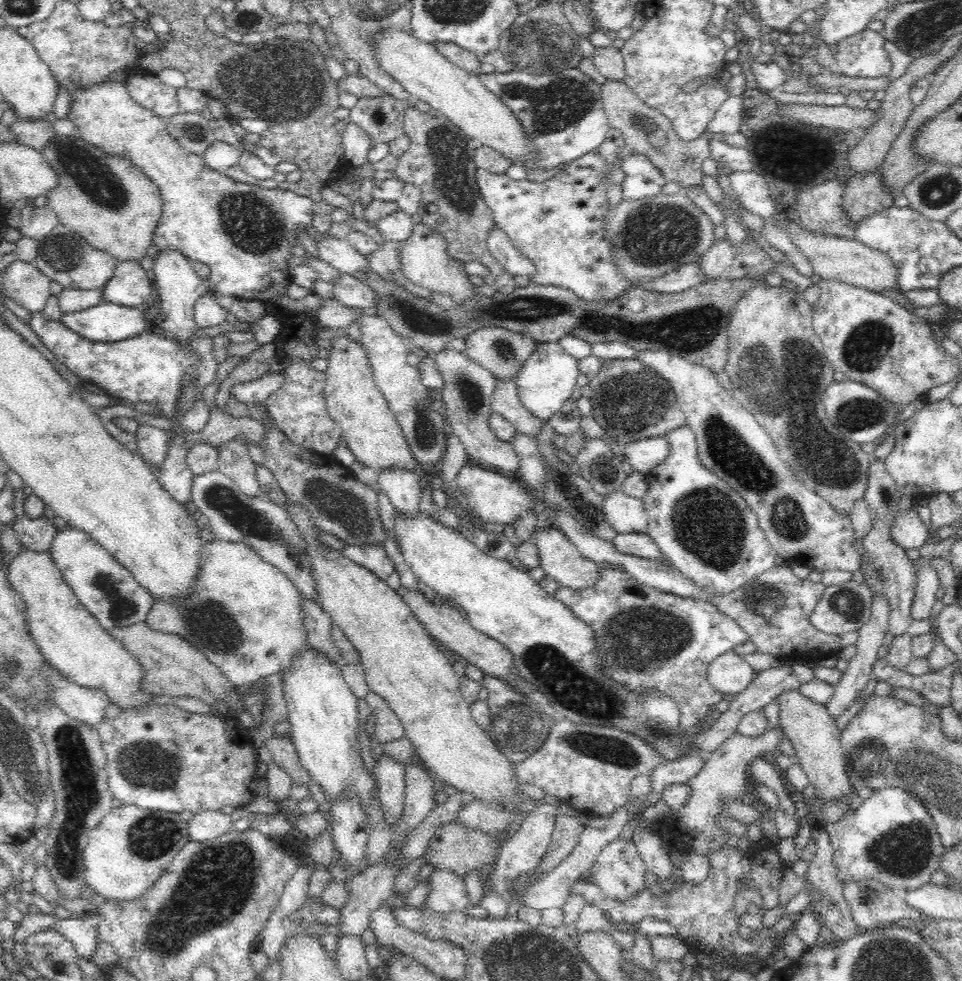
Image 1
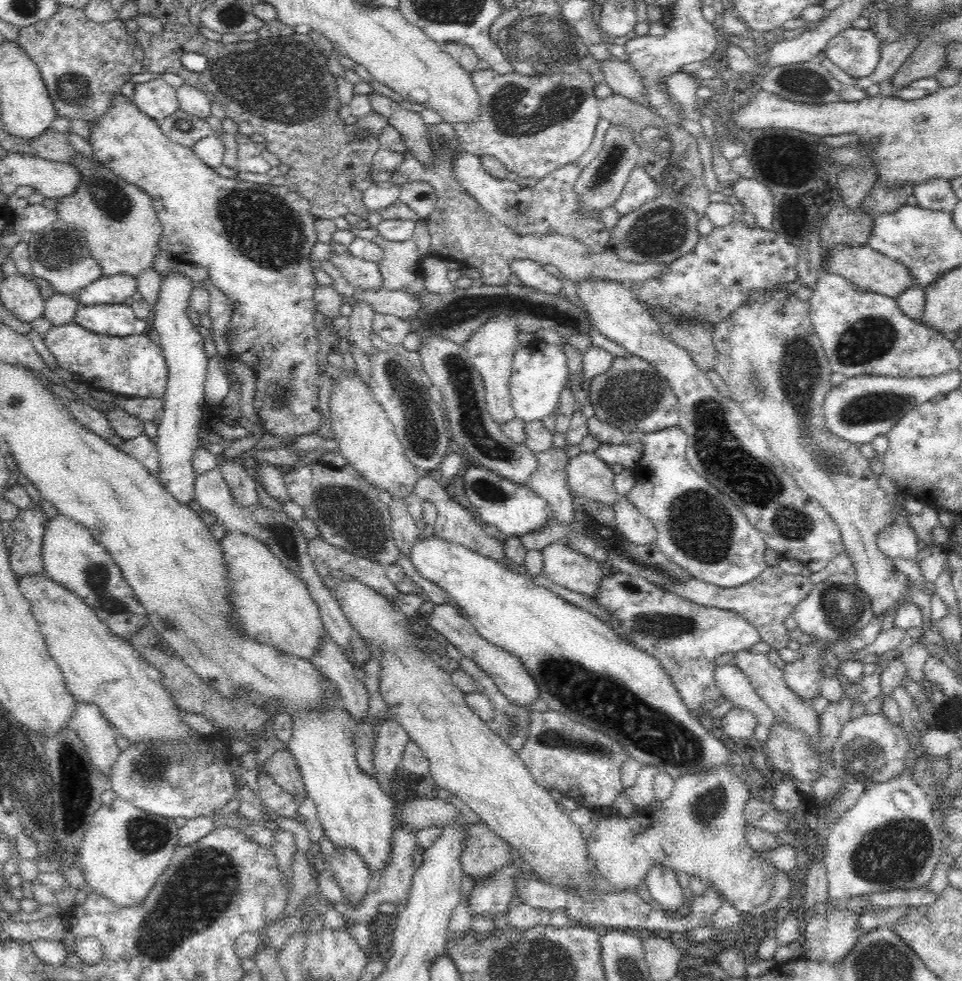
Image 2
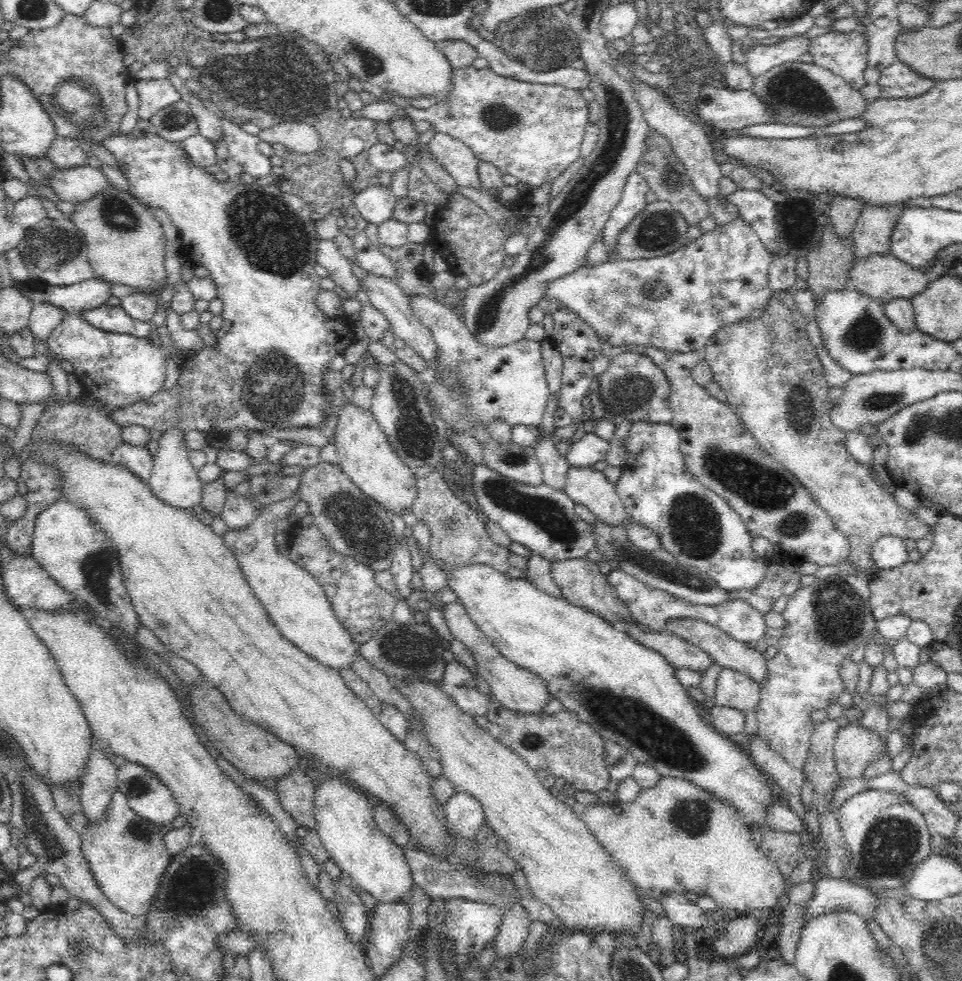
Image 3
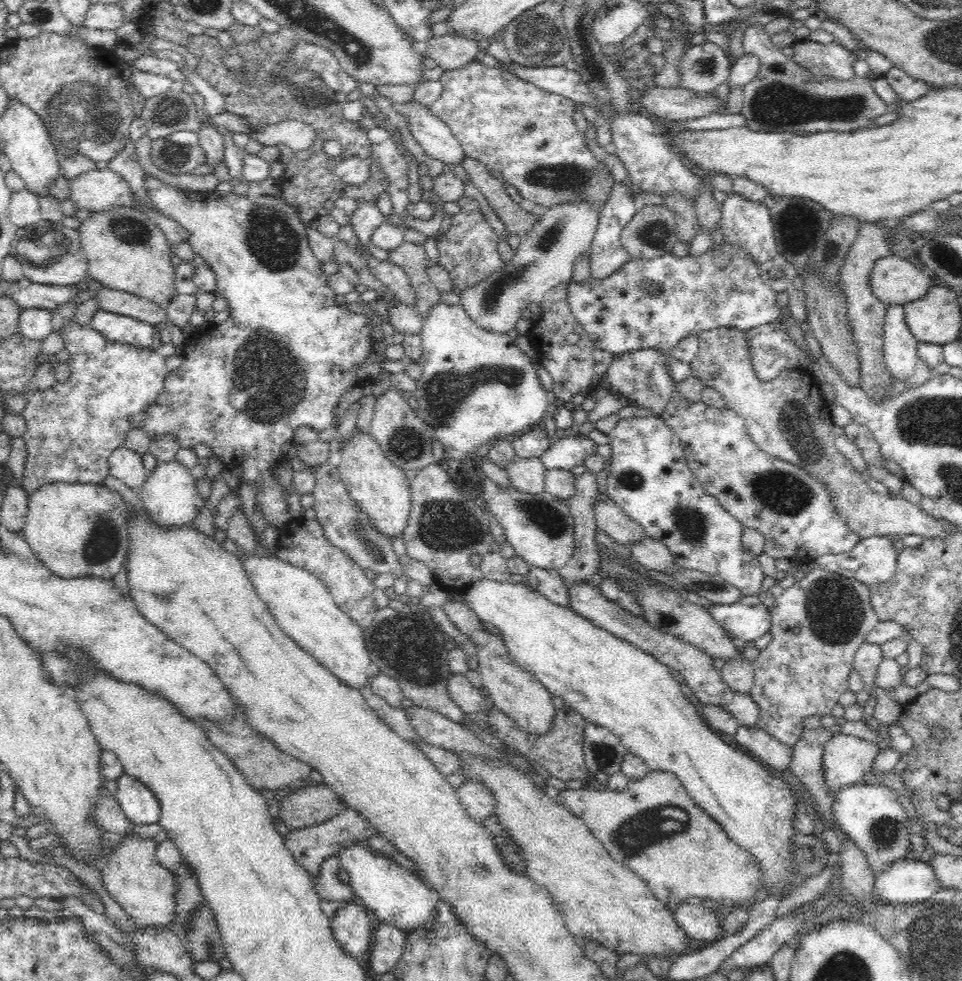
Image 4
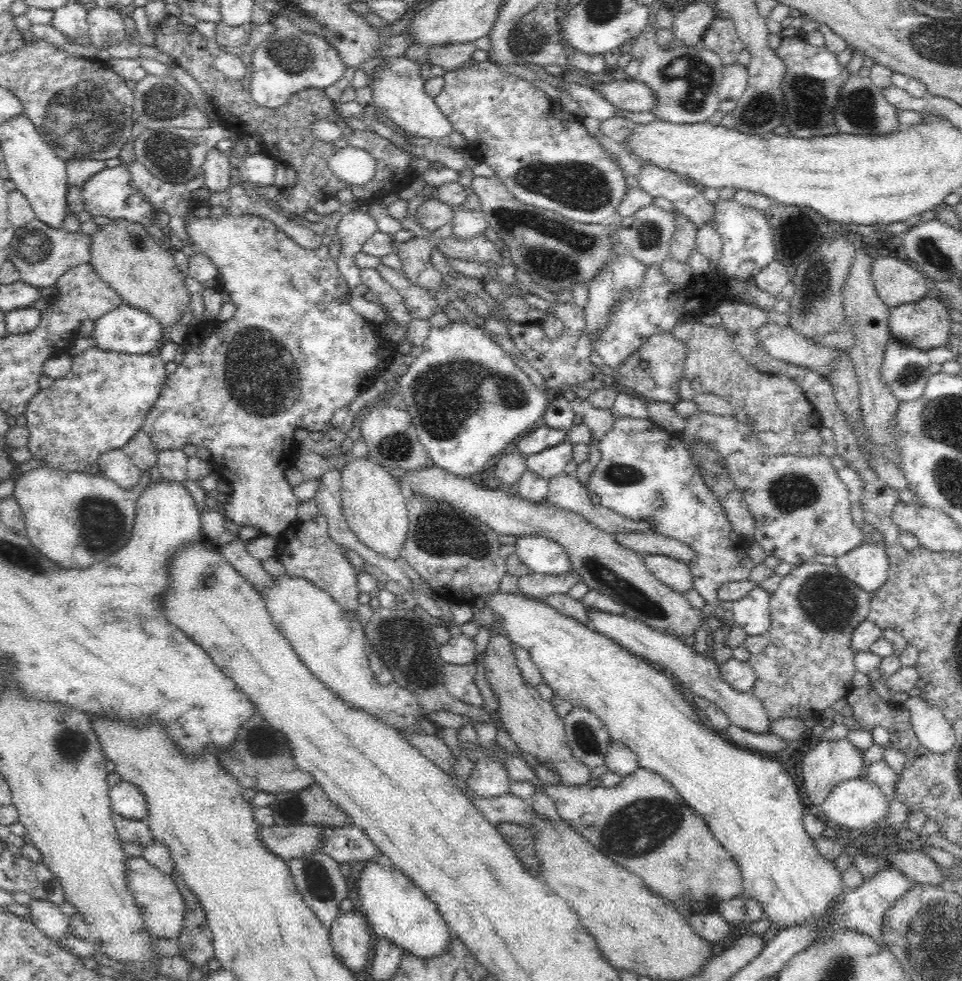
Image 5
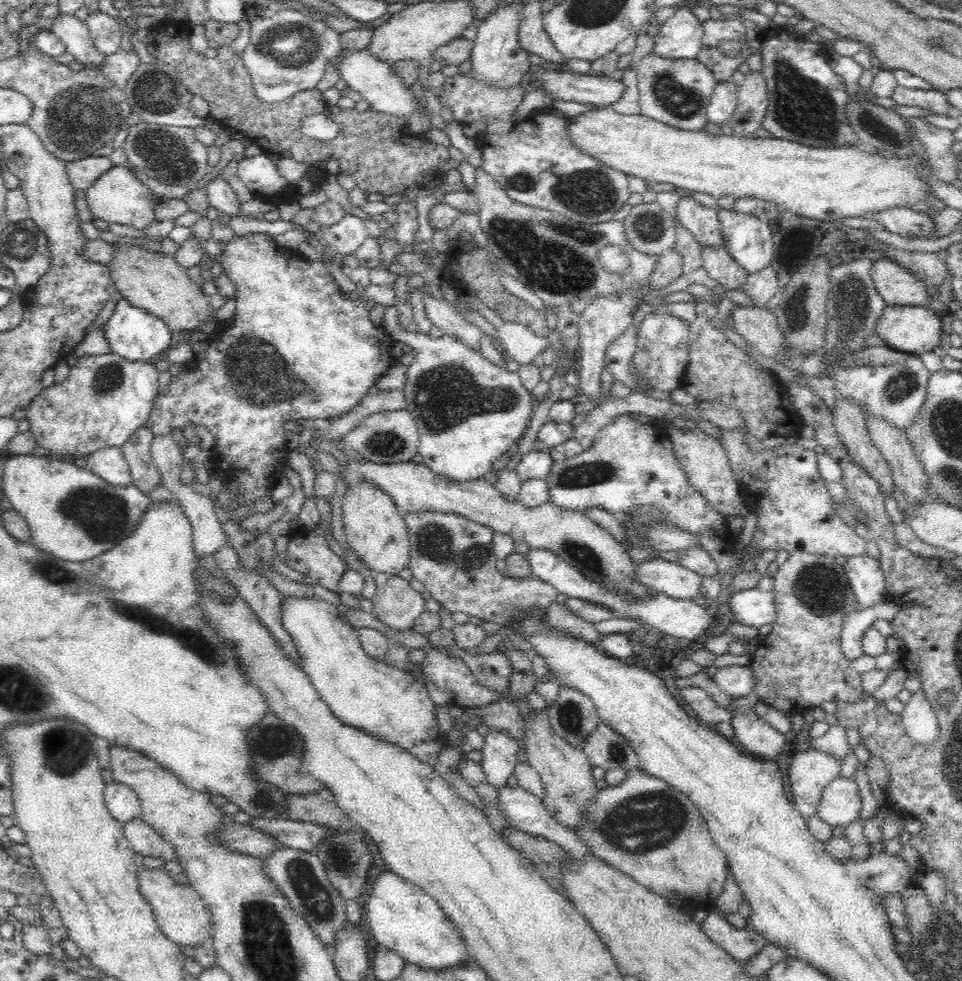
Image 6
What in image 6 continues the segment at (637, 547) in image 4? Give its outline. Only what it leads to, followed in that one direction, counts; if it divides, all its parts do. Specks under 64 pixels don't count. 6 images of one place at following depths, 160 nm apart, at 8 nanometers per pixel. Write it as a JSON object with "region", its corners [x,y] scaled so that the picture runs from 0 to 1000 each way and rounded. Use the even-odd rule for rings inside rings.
{"region":[[[682,569],[663,576],[663,592],[703,612],[719,613],[727,608],[731,589],[705,573]]]}

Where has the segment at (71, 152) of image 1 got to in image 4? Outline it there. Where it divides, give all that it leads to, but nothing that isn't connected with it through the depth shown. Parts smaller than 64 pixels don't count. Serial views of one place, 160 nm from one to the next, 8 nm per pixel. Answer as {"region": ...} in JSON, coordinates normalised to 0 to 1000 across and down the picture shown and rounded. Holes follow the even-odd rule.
{"region":[[[137,210],[96,216],[80,232],[91,268],[91,281],[116,296],[132,298],[172,312],[183,301],[175,244],[156,222]]]}

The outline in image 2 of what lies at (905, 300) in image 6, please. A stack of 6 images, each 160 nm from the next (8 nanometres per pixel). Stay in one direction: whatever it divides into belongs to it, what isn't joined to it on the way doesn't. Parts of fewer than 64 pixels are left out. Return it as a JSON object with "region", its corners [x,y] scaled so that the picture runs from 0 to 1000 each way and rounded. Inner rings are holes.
{"region":[[[869,250],[859,257],[853,255],[852,266],[854,266],[854,277],[876,281],[898,298],[932,304],[944,294],[950,292],[950,284],[940,269],[923,263],[916,257],[911,257],[902,250]]]}

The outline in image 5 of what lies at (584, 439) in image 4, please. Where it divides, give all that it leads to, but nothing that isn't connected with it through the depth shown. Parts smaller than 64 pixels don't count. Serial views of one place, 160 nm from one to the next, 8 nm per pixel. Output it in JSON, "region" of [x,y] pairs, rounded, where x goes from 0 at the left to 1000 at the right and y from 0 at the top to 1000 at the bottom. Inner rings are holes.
{"region":[[[586,449],[559,463],[549,464],[546,467],[548,478],[569,489],[576,487],[576,485],[586,482],[588,474],[595,471],[597,455],[594,451]]]}

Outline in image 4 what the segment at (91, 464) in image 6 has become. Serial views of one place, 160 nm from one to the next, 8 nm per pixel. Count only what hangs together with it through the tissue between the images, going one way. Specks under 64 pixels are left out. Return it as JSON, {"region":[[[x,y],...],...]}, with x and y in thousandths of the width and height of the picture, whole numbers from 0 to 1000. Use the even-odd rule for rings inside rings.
{"region":[[[129,455],[123,456],[113,467],[113,483],[127,489],[133,497],[146,499],[155,480],[148,472],[148,464]]]}

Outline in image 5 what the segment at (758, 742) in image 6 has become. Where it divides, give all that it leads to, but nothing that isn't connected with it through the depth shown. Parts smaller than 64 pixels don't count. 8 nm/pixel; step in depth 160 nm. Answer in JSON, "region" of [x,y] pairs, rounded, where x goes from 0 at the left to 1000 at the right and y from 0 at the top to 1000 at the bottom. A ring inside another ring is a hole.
{"region":[[[609,618],[609,620],[612,631],[611,640],[640,653],[642,657],[651,661],[655,666],[667,670],[676,676],[682,675],[688,683],[696,683],[696,687],[701,687],[701,691],[707,695],[706,699],[709,702],[715,701],[723,710],[732,712],[749,723],[763,740],[774,745],[788,747],[800,744],[801,740],[792,716],[784,707],[781,707],[781,704],[767,705],[761,701],[749,690],[747,677],[740,670],[721,664],[721,661],[705,649],[678,641],[659,630],[617,622],[613,618]]]}

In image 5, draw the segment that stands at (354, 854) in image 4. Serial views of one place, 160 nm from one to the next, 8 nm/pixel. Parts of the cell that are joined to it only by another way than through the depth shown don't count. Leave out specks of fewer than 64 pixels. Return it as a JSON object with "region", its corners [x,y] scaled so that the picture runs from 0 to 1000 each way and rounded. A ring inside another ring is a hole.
{"region":[[[392,879],[378,880],[371,894],[372,928],[394,956],[402,956],[412,964],[437,977],[459,972],[468,962],[465,941],[452,919],[427,896],[411,883],[397,884]]]}

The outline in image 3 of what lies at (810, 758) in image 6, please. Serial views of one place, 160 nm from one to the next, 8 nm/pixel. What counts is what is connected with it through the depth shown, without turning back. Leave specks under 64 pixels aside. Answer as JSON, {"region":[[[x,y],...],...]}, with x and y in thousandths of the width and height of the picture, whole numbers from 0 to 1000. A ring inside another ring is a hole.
{"region":[[[893,737],[875,741],[869,749],[866,772],[872,793],[892,793],[913,774],[927,774],[921,753]]]}

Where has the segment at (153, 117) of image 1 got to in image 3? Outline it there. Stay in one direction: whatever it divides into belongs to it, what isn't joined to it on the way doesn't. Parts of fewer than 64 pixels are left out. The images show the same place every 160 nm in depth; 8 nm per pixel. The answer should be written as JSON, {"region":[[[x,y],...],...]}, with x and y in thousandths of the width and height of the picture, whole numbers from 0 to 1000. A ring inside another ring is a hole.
{"region":[[[126,133],[119,138],[110,139],[106,145],[107,151],[122,164],[127,178],[133,185],[133,195],[144,203],[148,207],[154,209],[153,211],[160,211],[168,214],[177,226],[185,236],[187,246],[187,255],[190,261],[196,262],[200,268],[212,271],[218,276],[218,282],[225,291],[226,303],[232,308],[231,332],[223,338],[226,345],[225,355],[216,355],[212,353],[207,359],[201,359],[200,365],[191,369],[191,377],[188,378],[185,390],[176,399],[164,399],[152,408],[124,415],[121,420],[115,422],[115,426],[122,432],[143,432],[150,436],[162,436],[167,441],[175,438],[177,434],[186,434],[189,438],[207,438],[212,441],[216,451],[220,446],[235,446],[237,440],[241,436],[252,436],[258,438],[272,439],[277,436],[291,436],[291,438],[322,435],[331,436],[337,434],[337,408],[339,408],[339,401],[337,401],[337,379],[342,377],[343,369],[349,363],[354,361],[369,350],[370,343],[367,334],[364,332],[359,324],[343,324],[340,323],[331,311],[326,309],[328,300],[333,298],[333,282],[326,278],[328,273],[328,256],[330,256],[330,238],[327,234],[327,226],[323,222],[321,209],[318,208],[311,200],[306,198],[297,198],[292,195],[292,192],[287,189],[274,189],[268,187],[266,183],[259,186],[252,185],[227,185],[214,172],[204,170],[198,165],[193,154],[189,147],[179,146],[167,139],[162,138],[162,135],[153,133],[148,135],[139,133],[138,137],[129,138]]]}

